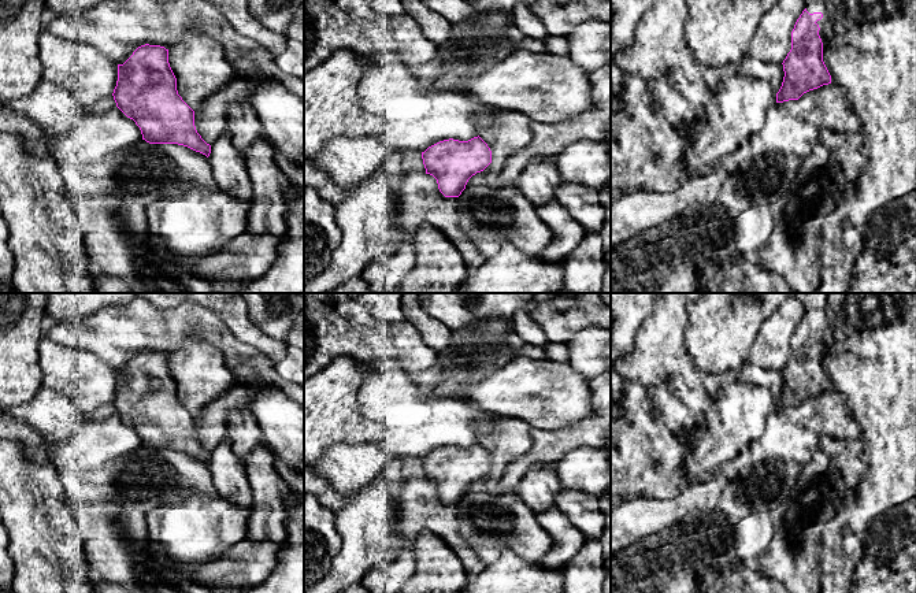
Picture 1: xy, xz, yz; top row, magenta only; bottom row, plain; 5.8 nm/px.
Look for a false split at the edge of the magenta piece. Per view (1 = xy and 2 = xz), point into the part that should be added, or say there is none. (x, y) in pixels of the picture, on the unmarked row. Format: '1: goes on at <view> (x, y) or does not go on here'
1: does not go on here
2: does not go on here

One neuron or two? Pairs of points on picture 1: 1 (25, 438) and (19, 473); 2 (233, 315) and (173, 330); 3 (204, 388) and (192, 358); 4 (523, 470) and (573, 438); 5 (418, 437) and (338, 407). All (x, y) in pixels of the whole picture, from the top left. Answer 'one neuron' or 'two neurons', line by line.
1: two neurons
2: two neurons
3: one neuron
4: one neuron
5: one neuron

